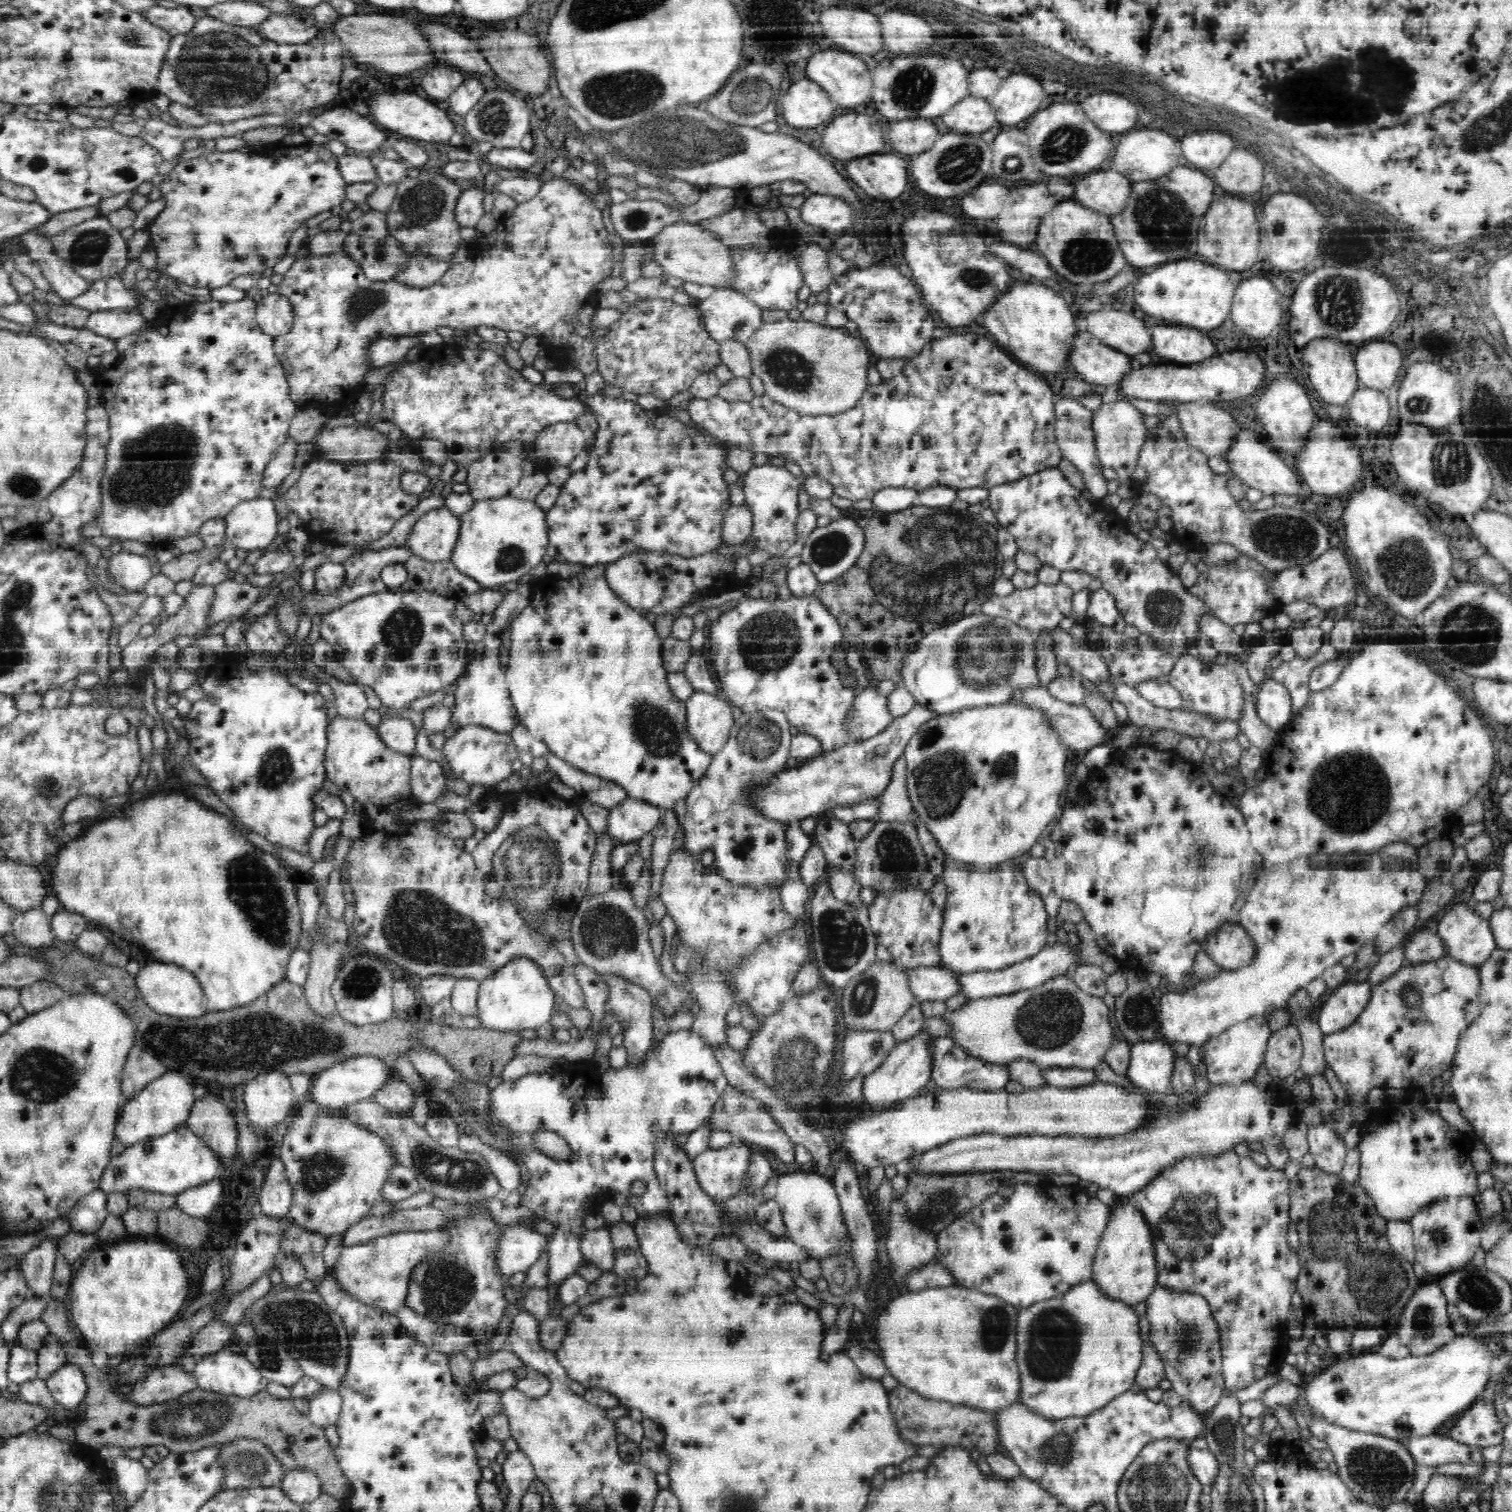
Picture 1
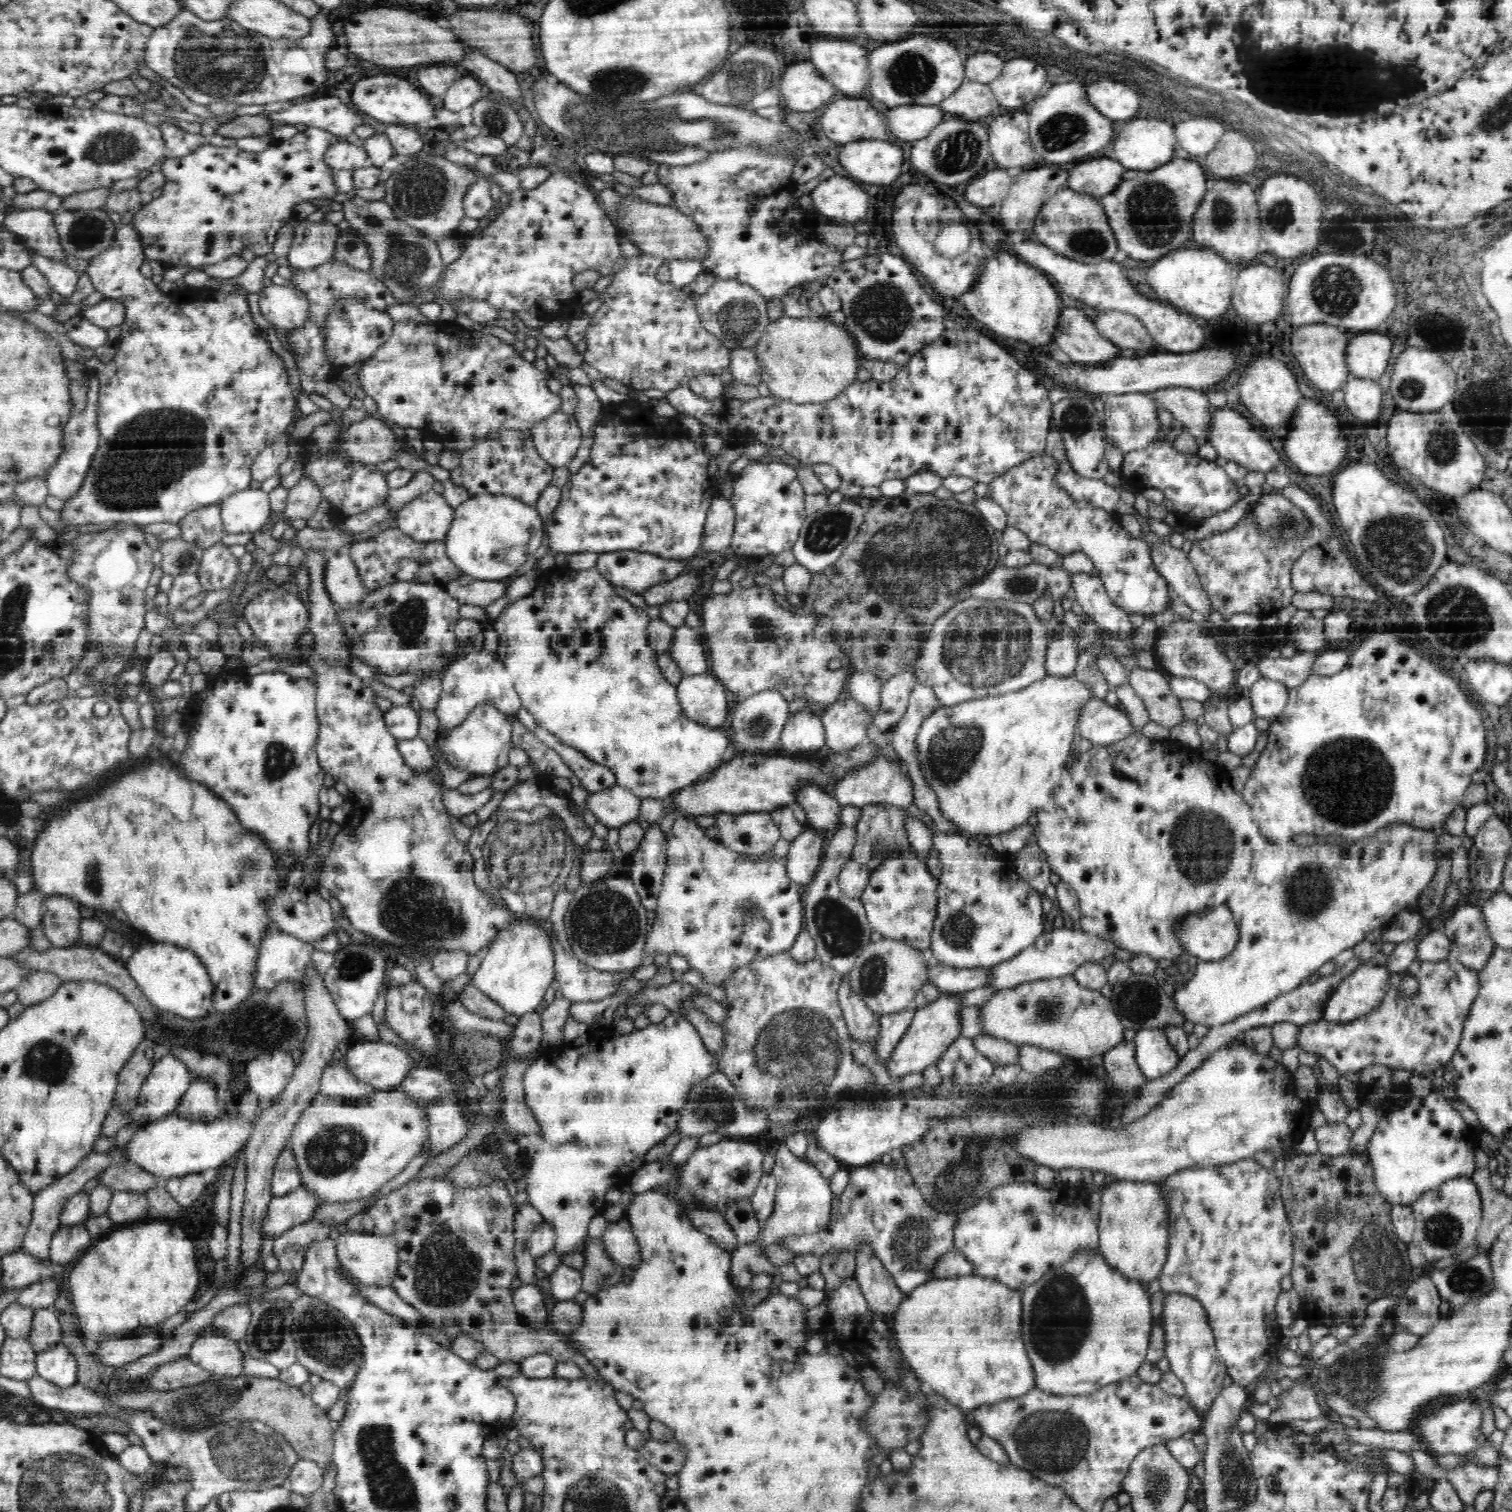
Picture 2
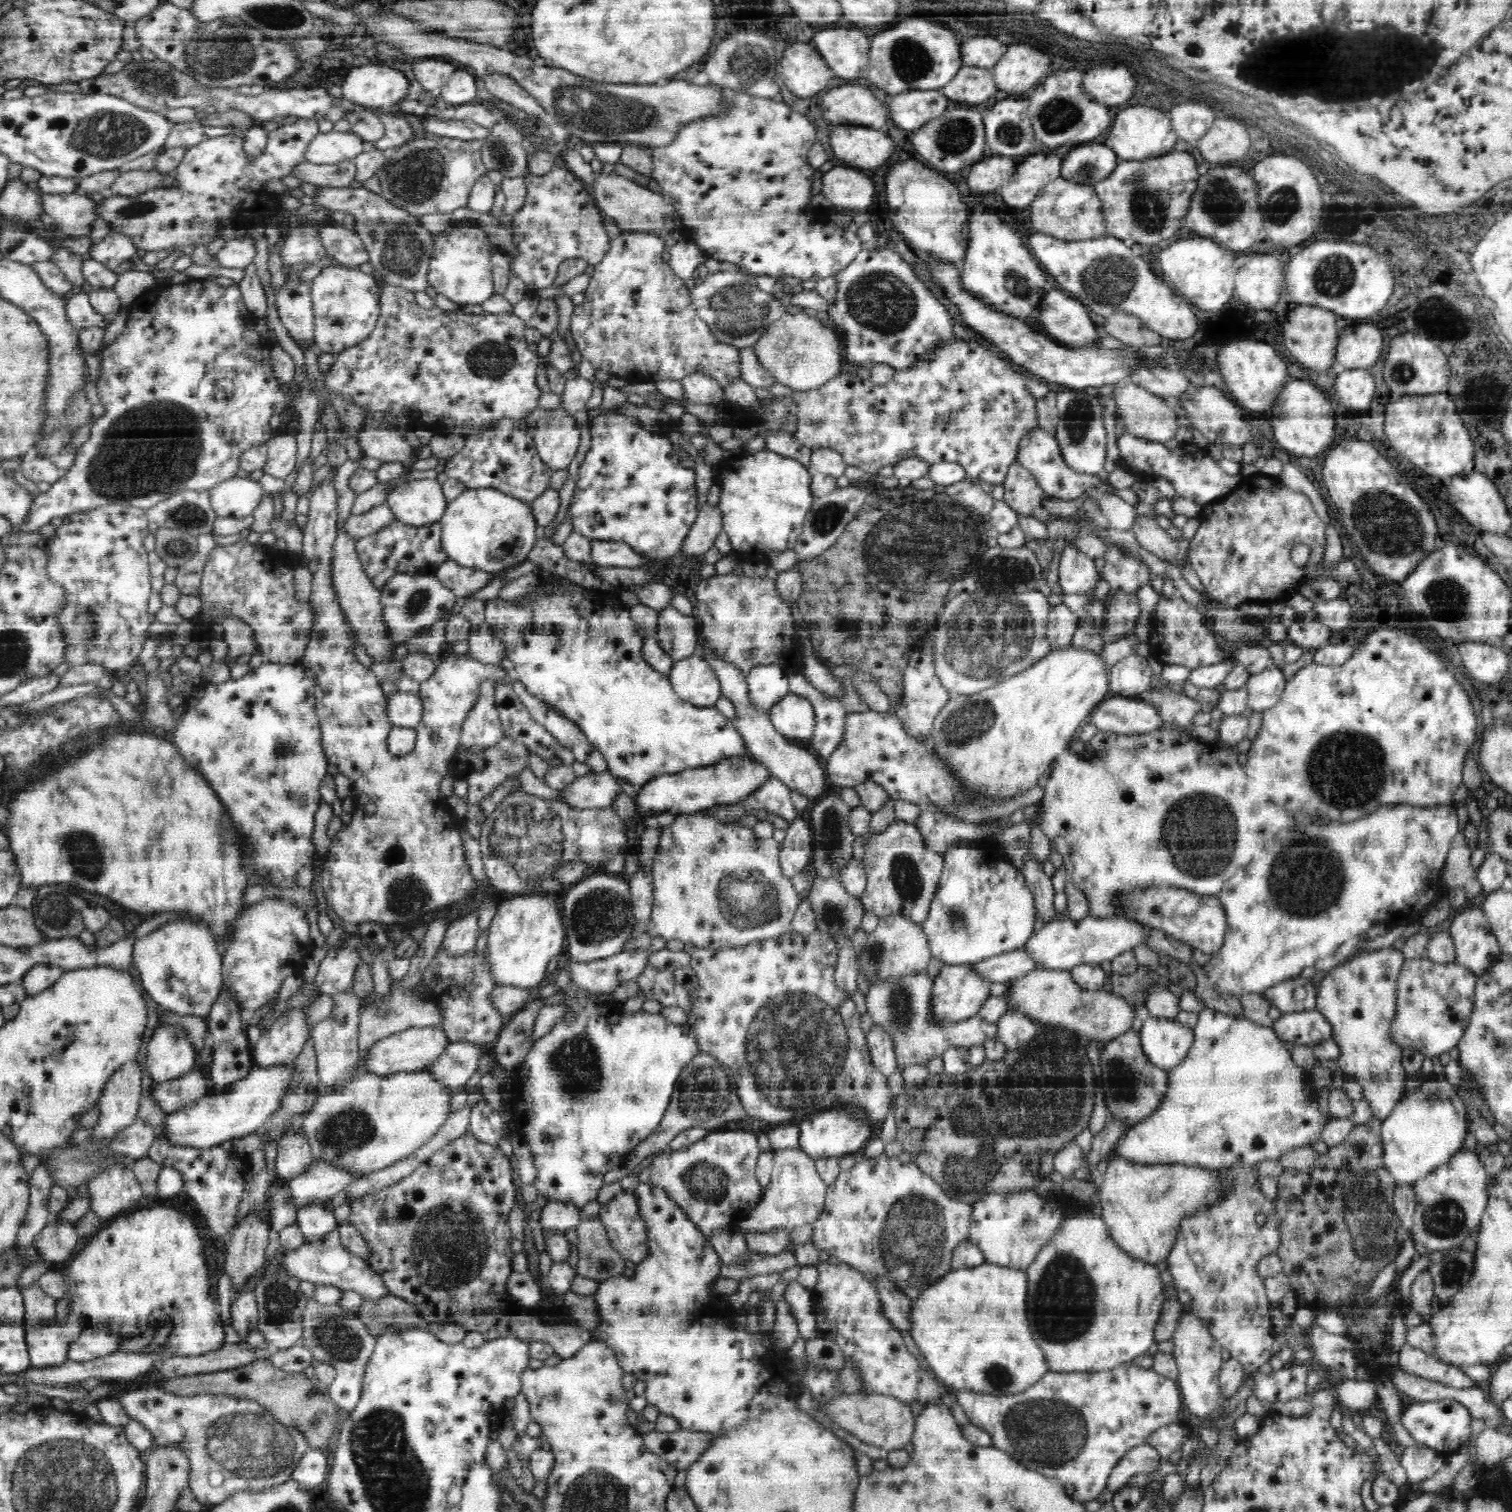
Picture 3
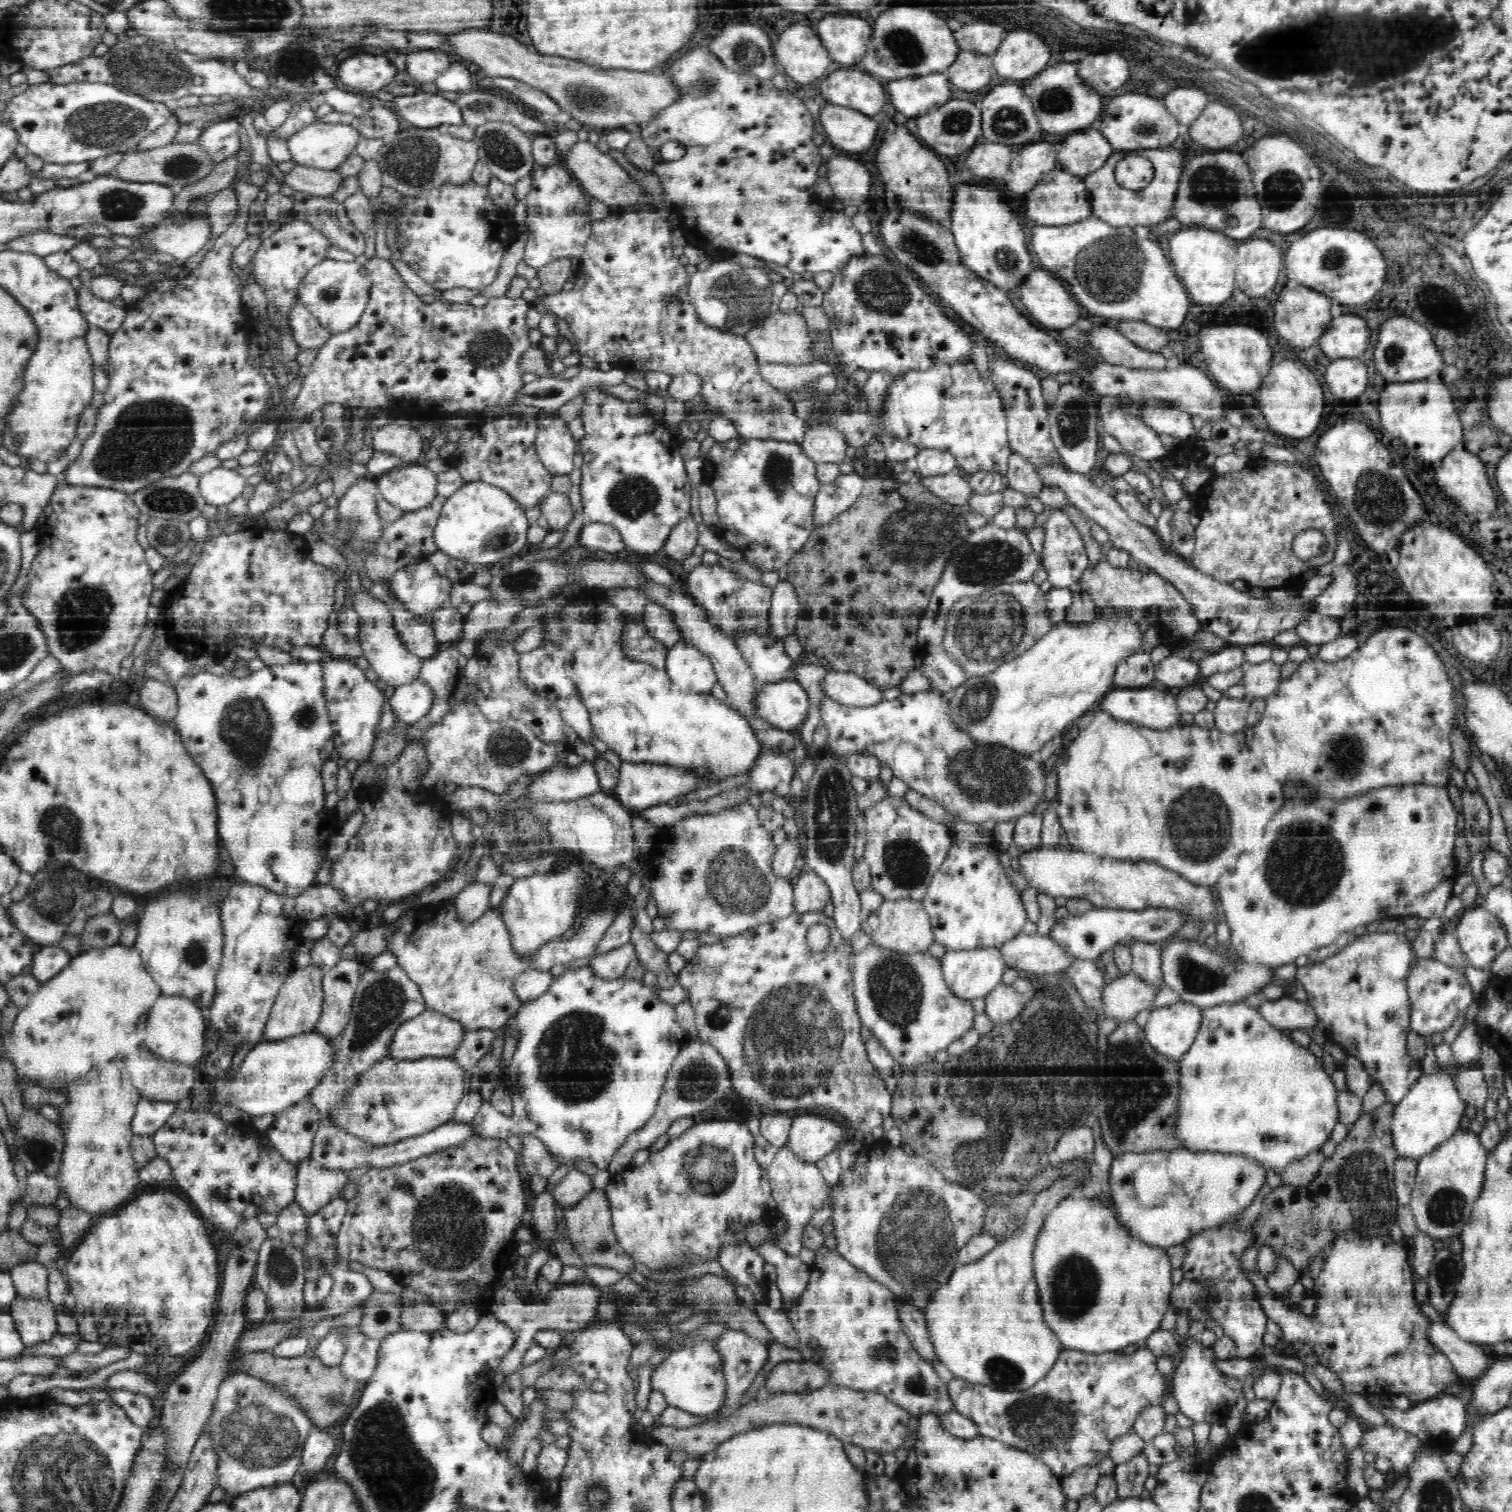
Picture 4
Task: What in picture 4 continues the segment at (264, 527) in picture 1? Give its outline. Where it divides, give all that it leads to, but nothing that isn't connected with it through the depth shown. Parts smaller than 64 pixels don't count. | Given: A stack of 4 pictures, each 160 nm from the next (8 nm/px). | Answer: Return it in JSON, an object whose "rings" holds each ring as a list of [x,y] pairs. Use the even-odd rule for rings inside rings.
{"rings":[[[218,466],[199,477],[199,489],[208,504],[220,506],[234,500],[244,488],[246,477],[236,469]]]}

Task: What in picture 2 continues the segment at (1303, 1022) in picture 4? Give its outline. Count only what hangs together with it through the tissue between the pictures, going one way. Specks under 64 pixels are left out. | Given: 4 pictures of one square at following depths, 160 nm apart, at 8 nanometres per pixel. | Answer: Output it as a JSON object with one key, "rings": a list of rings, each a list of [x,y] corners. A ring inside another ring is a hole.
{"rings":[[[1446,958],[1442,961],[1414,961],[1399,973],[1392,973],[1385,991],[1384,1000],[1372,1012],[1356,1018],[1351,1023],[1337,1025],[1320,1019],[1299,1026],[1297,1043],[1308,1053],[1323,1057],[1337,1072],[1344,1076],[1348,1072],[1360,1074],[1370,1066],[1385,1066],[1386,1070],[1414,1070],[1414,1075],[1428,1074],[1451,1062],[1461,1040],[1463,1026],[1468,1018],[1472,1003],[1479,993],[1478,971],[1469,969],[1457,960]],[[1404,976],[1413,976],[1418,980],[1418,992],[1406,996],[1400,991],[1400,980]]]}

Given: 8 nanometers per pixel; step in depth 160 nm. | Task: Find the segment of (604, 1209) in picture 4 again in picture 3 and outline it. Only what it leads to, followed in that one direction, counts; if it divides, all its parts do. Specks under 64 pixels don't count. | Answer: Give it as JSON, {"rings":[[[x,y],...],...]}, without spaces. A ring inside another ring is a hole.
{"rings":[[[599,1215],[581,1218],[575,1229],[579,1240],[577,1274],[601,1283],[624,1272],[625,1260],[612,1247]]]}

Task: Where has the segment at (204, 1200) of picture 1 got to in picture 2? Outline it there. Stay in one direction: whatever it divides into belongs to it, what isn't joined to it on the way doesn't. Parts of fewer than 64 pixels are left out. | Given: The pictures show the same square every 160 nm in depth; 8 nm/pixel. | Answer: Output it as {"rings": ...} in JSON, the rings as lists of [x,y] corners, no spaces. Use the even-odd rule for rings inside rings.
{"rings":[[[204,1170],[202,1174],[187,1174],[184,1177],[172,1177],[165,1182],[166,1191],[184,1208],[198,1202],[208,1184],[217,1178],[217,1170]]]}

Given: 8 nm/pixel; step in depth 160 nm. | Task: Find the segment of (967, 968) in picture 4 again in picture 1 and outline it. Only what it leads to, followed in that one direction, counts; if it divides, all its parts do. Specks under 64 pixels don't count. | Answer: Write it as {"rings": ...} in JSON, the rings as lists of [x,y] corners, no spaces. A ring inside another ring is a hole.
{"rings":[[[920,1029],[910,1038],[896,1043],[885,1062],[875,1072],[864,1077],[863,1097],[868,1100],[872,1110],[892,1109],[896,1102],[902,1104],[902,1098],[920,1096],[920,1090],[927,1087],[932,1077],[933,1052],[930,1044],[934,1040],[924,1029]]]}

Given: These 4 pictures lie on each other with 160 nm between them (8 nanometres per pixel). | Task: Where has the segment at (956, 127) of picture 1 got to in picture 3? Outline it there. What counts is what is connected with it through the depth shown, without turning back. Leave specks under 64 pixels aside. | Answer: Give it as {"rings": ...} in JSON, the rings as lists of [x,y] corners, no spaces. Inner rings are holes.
{"rings":[[[964,64],[942,89],[949,100],[966,104],[966,107],[986,102],[998,92],[992,70]]]}

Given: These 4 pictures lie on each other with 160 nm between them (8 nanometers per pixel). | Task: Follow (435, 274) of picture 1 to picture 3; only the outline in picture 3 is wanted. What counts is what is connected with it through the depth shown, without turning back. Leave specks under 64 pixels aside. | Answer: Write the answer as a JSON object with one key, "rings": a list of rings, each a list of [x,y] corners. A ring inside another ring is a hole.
{"rings":[[[319,186],[314,202],[330,211],[352,214],[357,223],[355,231],[364,242],[369,253],[369,262],[382,276],[383,281],[398,285],[412,293],[424,292],[427,281],[428,259],[434,252],[432,234],[420,225],[420,219],[412,217],[408,211],[388,202],[382,194],[374,193],[364,187]]]}

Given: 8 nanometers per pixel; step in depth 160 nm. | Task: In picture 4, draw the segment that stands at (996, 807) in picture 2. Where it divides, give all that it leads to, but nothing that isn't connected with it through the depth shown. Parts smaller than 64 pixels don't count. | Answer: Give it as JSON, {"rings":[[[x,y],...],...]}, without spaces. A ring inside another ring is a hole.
{"rings":[[[1100,617],[1084,624],[1062,622],[1053,626],[1046,635],[1014,661],[998,665],[983,677],[968,677],[964,684],[947,692],[944,699],[948,701],[953,722],[968,732],[972,741],[994,745],[994,748],[1012,749],[1018,756],[1032,757],[1027,754],[1038,752],[1048,738],[1066,732],[1078,716],[1088,712],[1092,706],[1098,706],[1114,687],[1116,666],[1128,656],[1143,651],[1145,636],[1140,631],[1139,622],[1132,618],[1107,620]]]}

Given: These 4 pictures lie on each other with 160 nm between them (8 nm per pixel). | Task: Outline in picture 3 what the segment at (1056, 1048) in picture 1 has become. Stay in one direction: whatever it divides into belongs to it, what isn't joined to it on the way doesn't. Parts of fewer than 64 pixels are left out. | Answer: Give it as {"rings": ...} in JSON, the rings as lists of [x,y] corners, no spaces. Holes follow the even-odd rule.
{"rings":[[[1037,968],[1018,979],[1008,993],[1007,1009],[1016,1009],[1026,1017],[1046,1024],[1044,1028],[1064,1029],[1072,1036],[1088,1040],[1112,1040],[1132,1028],[1136,1009],[1122,997],[1103,989],[1092,991],[1078,986],[1070,971]]]}

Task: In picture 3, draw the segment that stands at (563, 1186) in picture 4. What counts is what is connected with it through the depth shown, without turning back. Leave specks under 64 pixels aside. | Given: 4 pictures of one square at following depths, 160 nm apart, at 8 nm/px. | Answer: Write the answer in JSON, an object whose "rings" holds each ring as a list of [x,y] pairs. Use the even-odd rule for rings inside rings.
{"rings":[[[547,1202],[540,1212],[540,1222],[544,1238],[550,1233],[566,1234],[578,1226],[581,1210],[571,1202]]]}

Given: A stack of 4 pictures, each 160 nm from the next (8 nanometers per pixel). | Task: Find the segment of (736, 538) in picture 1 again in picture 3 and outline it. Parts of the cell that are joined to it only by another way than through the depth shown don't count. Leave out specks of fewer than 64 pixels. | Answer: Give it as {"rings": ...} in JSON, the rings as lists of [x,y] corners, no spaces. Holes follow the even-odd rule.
{"rings":[[[707,503],[702,505],[688,534],[684,537],[680,551],[688,555],[705,554],[712,548],[722,528],[721,510]]]}

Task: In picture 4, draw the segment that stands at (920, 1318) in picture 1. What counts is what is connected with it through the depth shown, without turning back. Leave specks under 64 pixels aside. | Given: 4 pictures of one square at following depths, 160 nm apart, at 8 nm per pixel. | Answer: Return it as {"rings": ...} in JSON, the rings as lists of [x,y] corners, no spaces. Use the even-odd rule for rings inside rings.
{"rings":[[[1090,1168],[1084,1175],[1086,1178],[1079,1178],[1078,1172],[1076,1175],[1058,1178],[1050,1188],[1038,1193],[1032,1208],[1024,1217],[1026,1224],[1016,1236],[1000,1241],[994,1250],[982,1256],[980,1260],[956,1266],[947,1282],[928,1298],[924,1316],[933,1343],[932,1348],[936,1349],[936,1358],[952,1372],[953,1376],[972,1384],[1014,1392],[1028,1390],[1042,1380],[1055,1365],[1061,1351],[1061,1343],[1044,1322],[1044,1313],[1041,1312],[1041,1304],[1037,1300],[1032,1254],[1047,1214],[1062,1200],[1079,1194],[1090,1175]]]}

